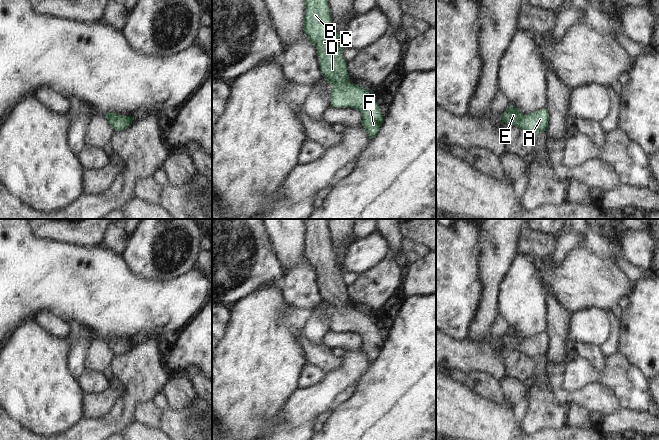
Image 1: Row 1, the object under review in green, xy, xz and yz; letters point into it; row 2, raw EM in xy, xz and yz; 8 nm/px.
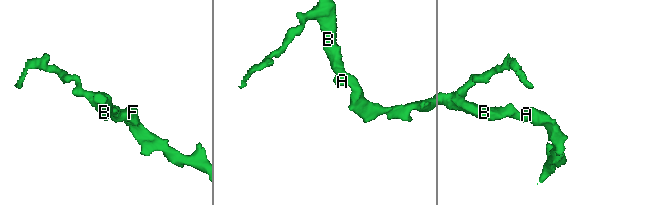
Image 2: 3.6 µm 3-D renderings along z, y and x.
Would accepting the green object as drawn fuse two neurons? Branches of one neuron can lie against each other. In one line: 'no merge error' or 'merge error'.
no merge error

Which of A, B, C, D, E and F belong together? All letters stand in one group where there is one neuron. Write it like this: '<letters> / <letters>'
A B C D E F

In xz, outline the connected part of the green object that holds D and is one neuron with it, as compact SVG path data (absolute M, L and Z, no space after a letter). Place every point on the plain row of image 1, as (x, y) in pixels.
M303 219L303 222L305 226L305 260L317 272L321 298L328 304L328 307L333 310L331 313L331 331L351 331L359 334L363 342L361 349L365 352L366 357L371 363L376 361L383 346L383 339L379 334L377 325L369 315L364 311L359 311L349 306L347 287L342 280L344 272L339 263L339 258L331 245L327 219Z

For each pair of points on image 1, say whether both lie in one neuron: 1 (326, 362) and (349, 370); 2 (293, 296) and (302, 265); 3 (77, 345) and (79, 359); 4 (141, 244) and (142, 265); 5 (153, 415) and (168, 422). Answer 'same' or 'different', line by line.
1: different
2: same
3: same
4: same
5: different

